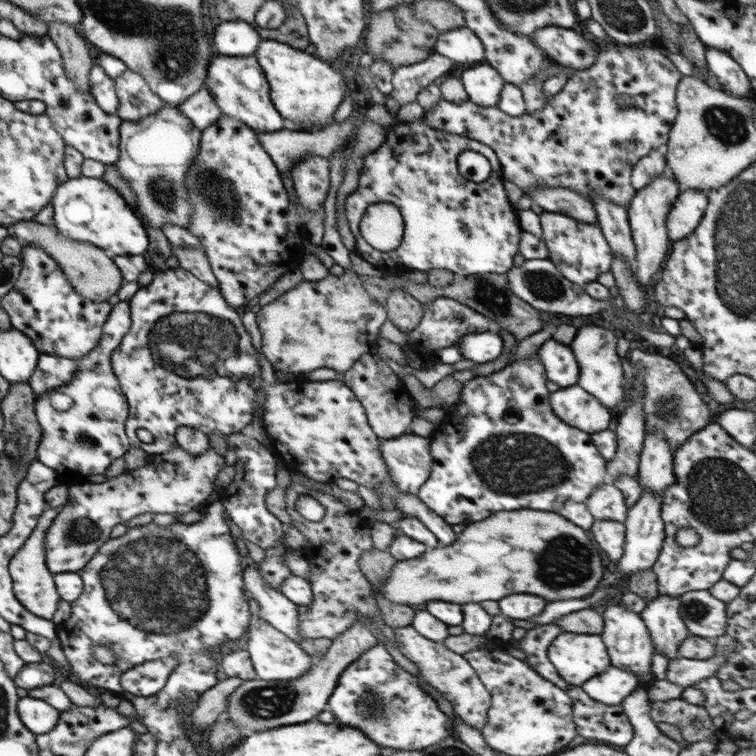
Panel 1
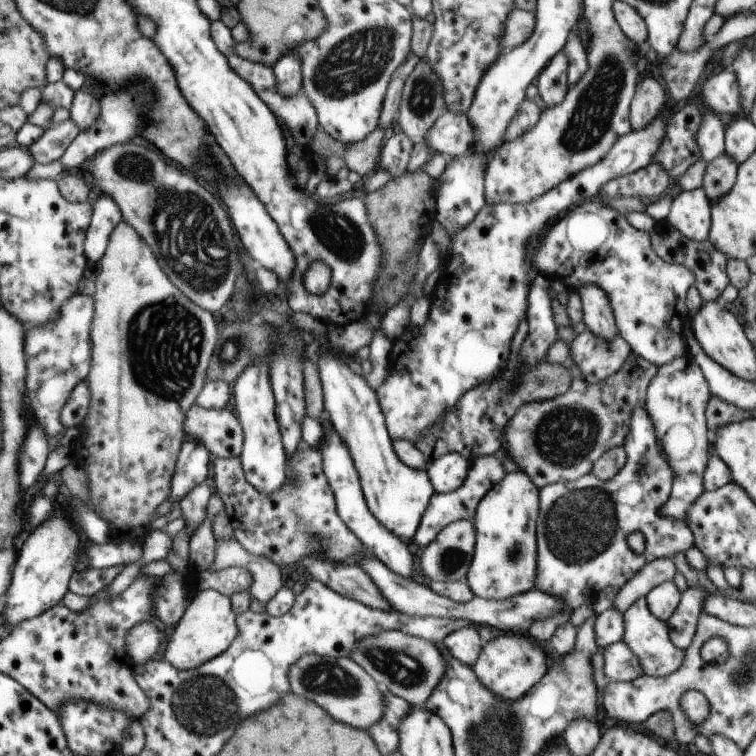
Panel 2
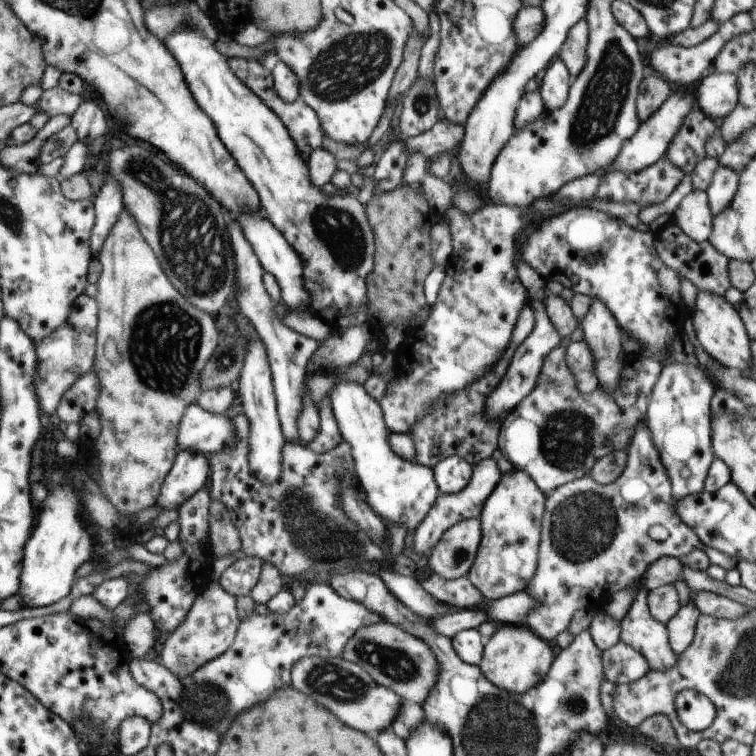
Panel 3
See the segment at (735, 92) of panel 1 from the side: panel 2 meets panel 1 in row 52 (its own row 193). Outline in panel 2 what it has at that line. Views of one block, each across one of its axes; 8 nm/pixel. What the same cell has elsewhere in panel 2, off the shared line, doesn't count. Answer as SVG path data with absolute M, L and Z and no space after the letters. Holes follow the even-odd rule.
M724 154L710 160L700 186L711 203L727 194L737 181L740 168L736 162Z

